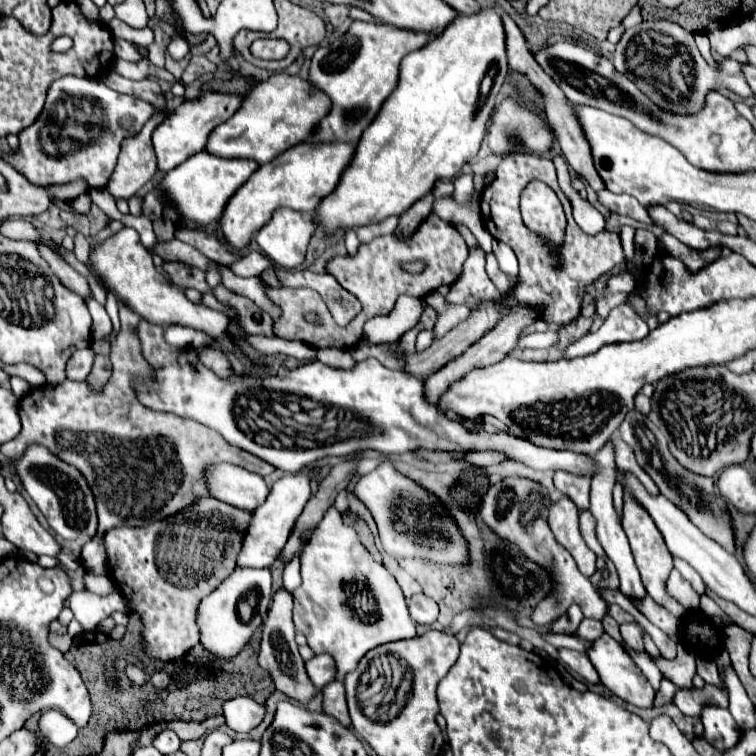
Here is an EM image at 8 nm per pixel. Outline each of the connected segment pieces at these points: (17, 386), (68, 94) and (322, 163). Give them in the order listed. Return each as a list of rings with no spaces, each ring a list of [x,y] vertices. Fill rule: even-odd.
[[[12,377],[10,383],[12,383],[12,392],[18,399],[22,399],[22,397],[28,395],[30,387],[28,387],[28,383],[26,383],[24,379],[20,379],[20,377]]]
[[[64,75],[52,81],[44,113],[18,133],[20,153],[8,161],[34,185],[66,185],[82,179],[90,189],[102,189],[114,173],[124,137],[136,135],[158,113],[164,111],[148,101],[116,93],[100,77]],[[46,145],[58,151],[46,151]]]
[[[300,143],[274,157],[270,163],[258,167],[252,173],[252,177],[226,203],[226,209],[220,219],[220,229],[224,239],[236,251],[242,251],[248,247],[254,233],[258,233],[258,229],[262,229],[262,225],[266,225],[272,219],[274,209],[286,207],[286,209],[296,209],[300,213],[312,213],[318,207],[320,199],[326,197],[330,189],[336,187],[342,169],[350,163],[352,155],[354,155],[354,145]]]

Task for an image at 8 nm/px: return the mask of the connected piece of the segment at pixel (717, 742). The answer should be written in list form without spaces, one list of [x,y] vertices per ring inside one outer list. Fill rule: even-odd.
[[[714,705],[704,707],[702,723],[704,723],[704,741],[714,745],[718,751],[732,749],[742,737],[742,731],[738,729],[728,709],[720,709]]]

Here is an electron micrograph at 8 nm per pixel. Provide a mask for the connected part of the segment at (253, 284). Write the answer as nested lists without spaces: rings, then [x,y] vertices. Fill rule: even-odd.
[[[218,265],[218,269],[220,269],[220,275],[222,275],[222,283],[226,287],[230,287],[232,291],[236,291],[236,293],[248,297],[248,299],[254,299],[256,305],[260,305],[272,319],[280,317],[280,307],[272,305],[272,299],[266,295],[266,287],[262,285],[260,277],[238,277],[226,265]]]

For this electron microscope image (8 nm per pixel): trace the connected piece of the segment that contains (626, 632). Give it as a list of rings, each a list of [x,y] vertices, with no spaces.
[[[626,623],[626,625],[620,625],[620,633],[622,633],[622,641],[632,649],[632,651],[644,651],[644,641],[642,641],[642,629],[638,625],[632,625],[632,623]]]

